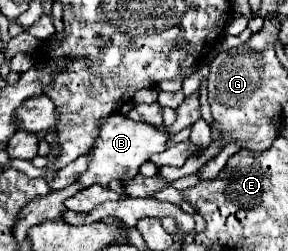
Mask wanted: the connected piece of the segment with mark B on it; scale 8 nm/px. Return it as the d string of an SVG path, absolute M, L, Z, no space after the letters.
M120 113L110 115L100 125L100 139L94 145L94 149L90 151L92 161L90 161L86 173L80 175L78 183L82 183L84 187L94 185L94 183L108 187L110 181L114 181L114 179L118 179L118 181L132 179L138 175L138 169L144 161L148 161L152 155L162 153L166 149L170 139L172 139L172 135L164 127L152 127L148 123L136 123L136 121L132 121Z

